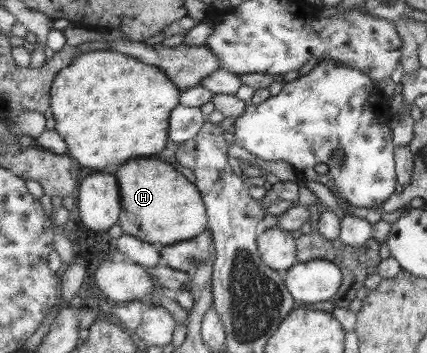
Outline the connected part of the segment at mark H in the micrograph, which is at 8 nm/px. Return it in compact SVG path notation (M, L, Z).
M157 157L131 159L114 172L120 188L121 230L146 243L161 247L195 238L207 227L202 195L172 165Z

